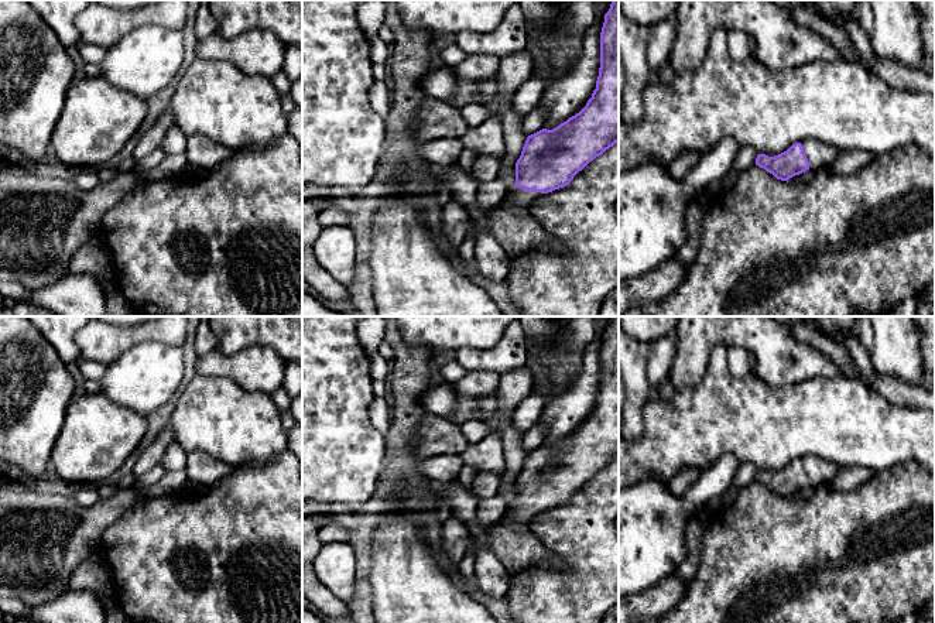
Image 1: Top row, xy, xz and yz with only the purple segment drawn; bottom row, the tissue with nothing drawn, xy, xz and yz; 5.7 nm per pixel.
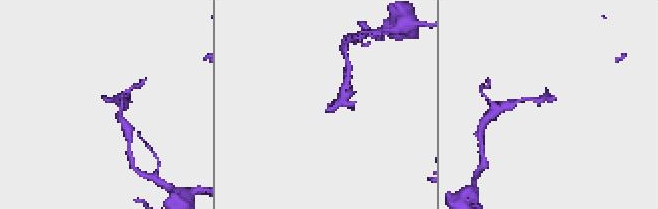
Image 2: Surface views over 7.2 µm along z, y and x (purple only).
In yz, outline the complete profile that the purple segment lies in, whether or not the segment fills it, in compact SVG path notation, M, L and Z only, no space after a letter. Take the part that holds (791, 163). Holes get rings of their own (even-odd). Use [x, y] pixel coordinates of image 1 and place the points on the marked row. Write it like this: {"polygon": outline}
{"polygon": "M805 140L792 144L787 151L768 157L758 154L756 165L773 174L777 179L787 181L806 170L830 167L843 150L819 140Z"}

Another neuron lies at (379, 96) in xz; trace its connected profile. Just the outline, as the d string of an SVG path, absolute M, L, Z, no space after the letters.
M374 81L370 92L369 102L371 109L384 119L388 114L391 105L391 90L388 89L386 82Z

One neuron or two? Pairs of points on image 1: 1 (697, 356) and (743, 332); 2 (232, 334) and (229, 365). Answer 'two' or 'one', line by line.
1: one
2: two

